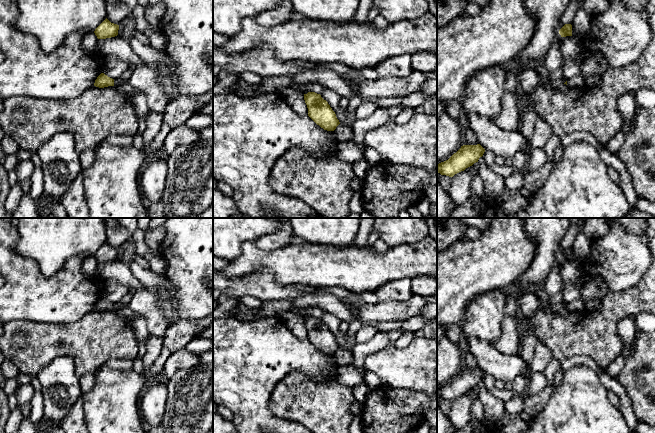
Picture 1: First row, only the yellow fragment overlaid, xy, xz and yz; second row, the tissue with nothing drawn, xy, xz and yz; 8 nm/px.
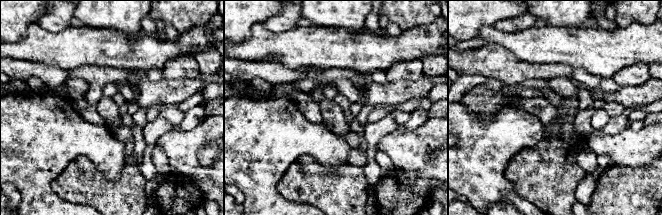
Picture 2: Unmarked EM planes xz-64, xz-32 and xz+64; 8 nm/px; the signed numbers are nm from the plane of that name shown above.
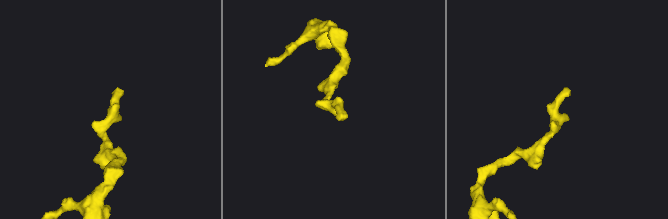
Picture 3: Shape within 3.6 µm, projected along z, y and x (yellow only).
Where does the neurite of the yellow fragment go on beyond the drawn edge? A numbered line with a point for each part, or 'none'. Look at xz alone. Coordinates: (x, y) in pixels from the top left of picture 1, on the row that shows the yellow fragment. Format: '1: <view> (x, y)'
none

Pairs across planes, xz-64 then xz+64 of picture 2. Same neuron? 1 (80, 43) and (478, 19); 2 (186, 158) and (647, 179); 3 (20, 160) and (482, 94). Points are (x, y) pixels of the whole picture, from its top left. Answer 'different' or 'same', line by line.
1: different
2: different
3: different

